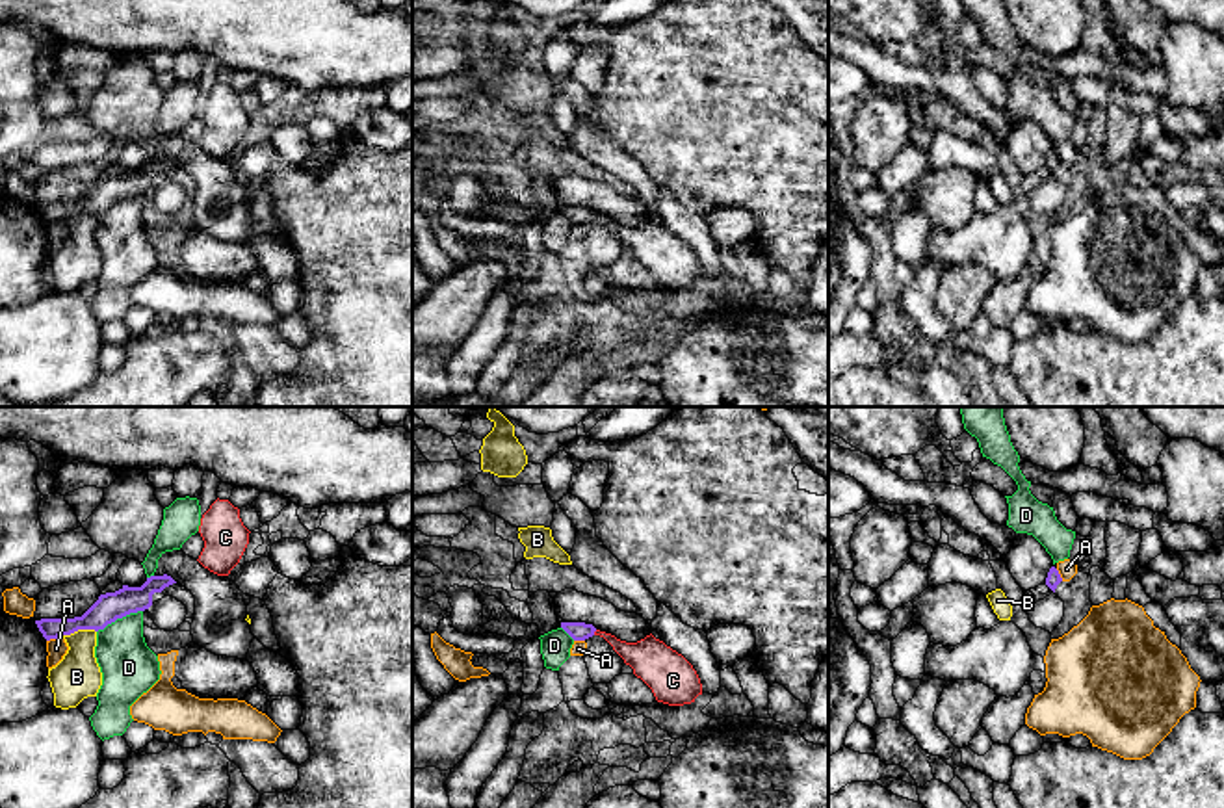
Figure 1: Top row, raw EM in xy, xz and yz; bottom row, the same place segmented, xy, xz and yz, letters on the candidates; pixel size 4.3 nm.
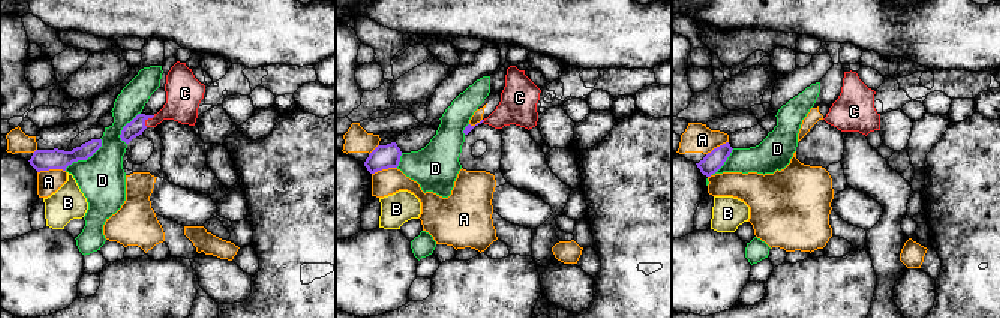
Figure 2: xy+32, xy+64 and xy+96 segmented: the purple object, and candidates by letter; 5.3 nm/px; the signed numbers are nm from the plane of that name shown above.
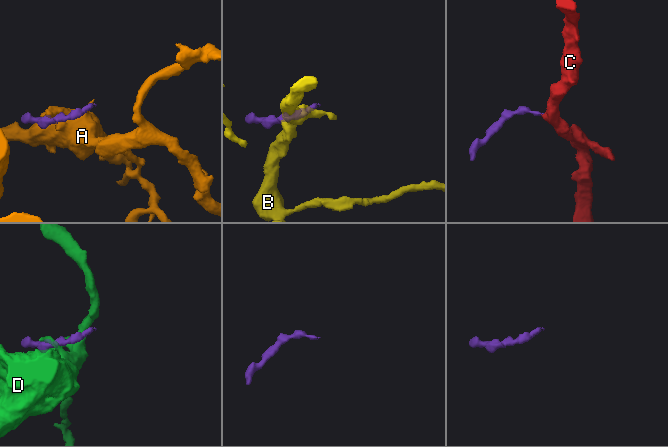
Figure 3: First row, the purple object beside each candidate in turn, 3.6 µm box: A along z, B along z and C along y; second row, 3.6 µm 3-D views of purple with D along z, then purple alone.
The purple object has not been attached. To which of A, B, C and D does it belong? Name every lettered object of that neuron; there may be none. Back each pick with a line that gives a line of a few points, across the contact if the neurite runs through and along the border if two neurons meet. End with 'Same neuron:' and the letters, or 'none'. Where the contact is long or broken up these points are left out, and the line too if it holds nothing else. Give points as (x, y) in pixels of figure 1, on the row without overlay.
C: xz (576, 214), (595, 214), (619, 231), (645, 240)
Same neuron: C

